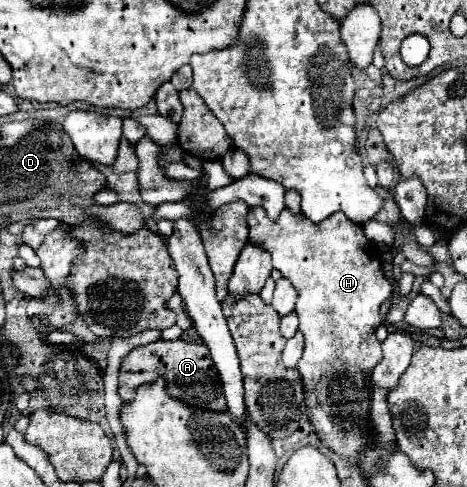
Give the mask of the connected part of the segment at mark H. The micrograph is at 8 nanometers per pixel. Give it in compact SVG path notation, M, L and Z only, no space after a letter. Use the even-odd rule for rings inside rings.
M250 207L246 222L247 226L249 226L249 242L261 246L263 250L267 250L267 252L271 254L271 258L273 258L273 268L279 270L281 276L285 276L285 278L297 288L297 292L299 292L297 306L295 306L295 314L299 316L299 332L305 336L305 352L303 352L303 356L301 356L301 360L299 360L297 370L299 370L301 380L303 380L303 386L305 386L305 394L307 394L307 412L309 412L309 420L311 420L311 424L313 424L313 428L315 428L315 434L319 436L319 440L323 442L323 446L327 446L329 450L337 452L339 456L343 456L345 460L349 460L355 468L359 468L361 462L363 462L361 456L359 456L359 452L363 452L363 450L369 446L369 442L371 442L371 420L369 420L369 416L371 416L371 410L369 410L371 406L369 406L369 404L371 404L371 396L373 396L373 394L371 394L371 374L373 374L373 368L383 360L381 342L375 338L375 330L377 330L379 324L383 322L383 320L381 320L381 314L379 314L379 308L381 308L381 304L383 304L383 302L391 296L391 292L393 292L391 282L389 282L389 280L385 278L385 274L383 274L379 250L377 250L377 248L367 248L367 246L369 246L369 240L365 238L363 228L361 228L359 224L349 222L349 218L345 218L345 214L333 214L333 216L325 218L323 222L313 224L313 222L309 222L303 214L301 214L301 216L293 216L287 208L281 212L281 216L279 216L277 220L271 220L267 217L262 207Z

